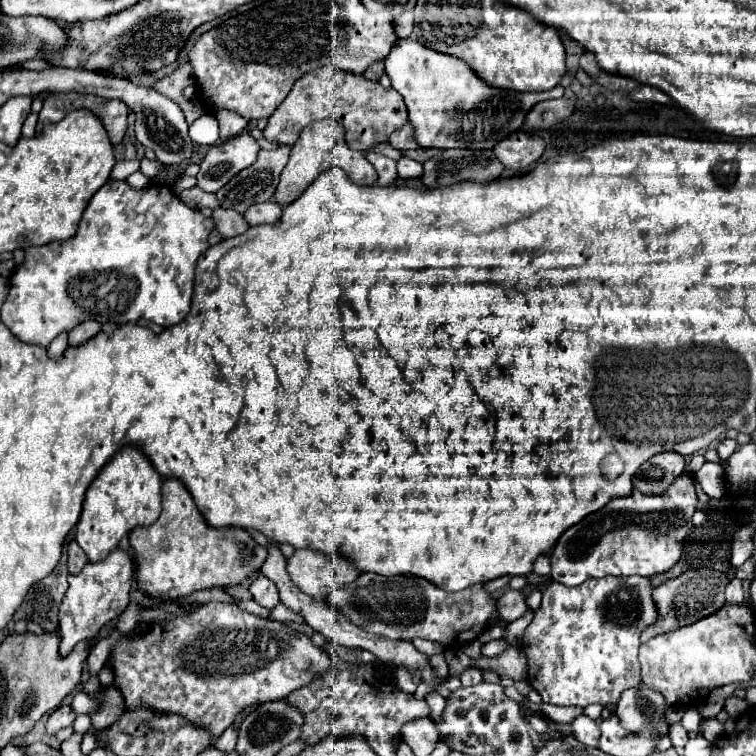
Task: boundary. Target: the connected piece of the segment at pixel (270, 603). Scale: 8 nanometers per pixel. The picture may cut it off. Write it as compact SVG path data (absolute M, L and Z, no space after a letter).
M258 575L252 585L250 585L250 593L254 595L254 601L266 609L272 609L278 603L278 589L274 587L274 583L270 579L266 579L264 575Z

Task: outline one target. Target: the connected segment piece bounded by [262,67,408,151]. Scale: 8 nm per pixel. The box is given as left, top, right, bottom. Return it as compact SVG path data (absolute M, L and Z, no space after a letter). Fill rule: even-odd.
M322 67L316 71L306 73L302 79L298 79L288 93L288 97L282 101L282 107L278 107L272 117L268 119L264 133L264 139L270 143L280 145L294 145L298 135L310 121L322 121L322 119L338 119L344 125L346 143L354 149L364 151L376 141L386 141L392 131L396 131L400 125L406 125L406 105L402 103L402 97L392 87L376 85L378 81L370 81L364 75L356 75L350 71L342 71L338 67Z

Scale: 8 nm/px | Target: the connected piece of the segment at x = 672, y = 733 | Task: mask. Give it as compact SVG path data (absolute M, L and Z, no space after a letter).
M674 723L674 725L670 727L670 731L668 731L668 737L670 737L670 741L672 741L672 747L680 753L680 751L684 749L686 741L688 741L688 731L686 731L680 723Z

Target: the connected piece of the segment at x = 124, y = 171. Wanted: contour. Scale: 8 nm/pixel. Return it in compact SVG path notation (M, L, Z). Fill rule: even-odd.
M120 161L116 163L116 167L112 169L112 179L126 179L130 173L138 171L140 169L140 163L138 161Z

